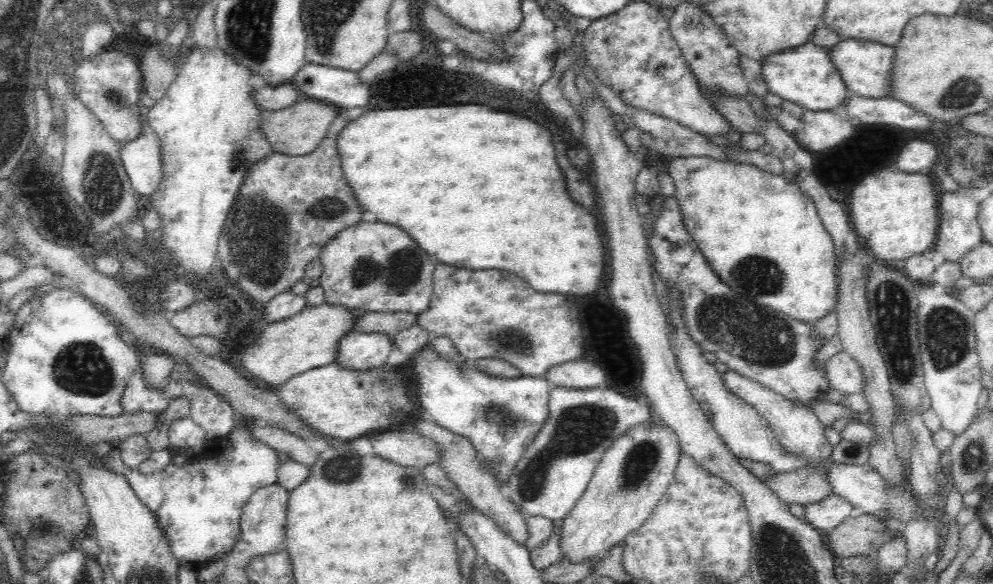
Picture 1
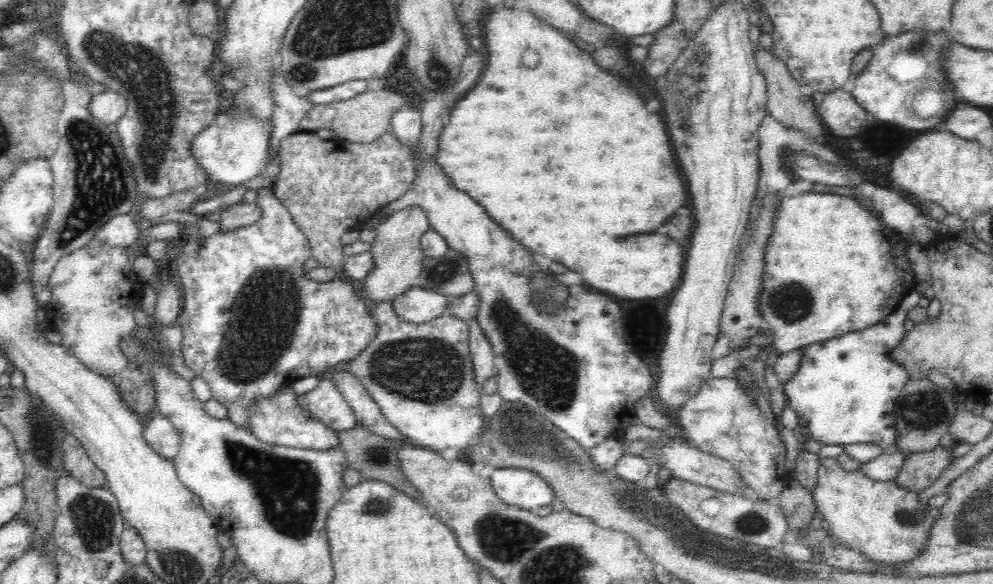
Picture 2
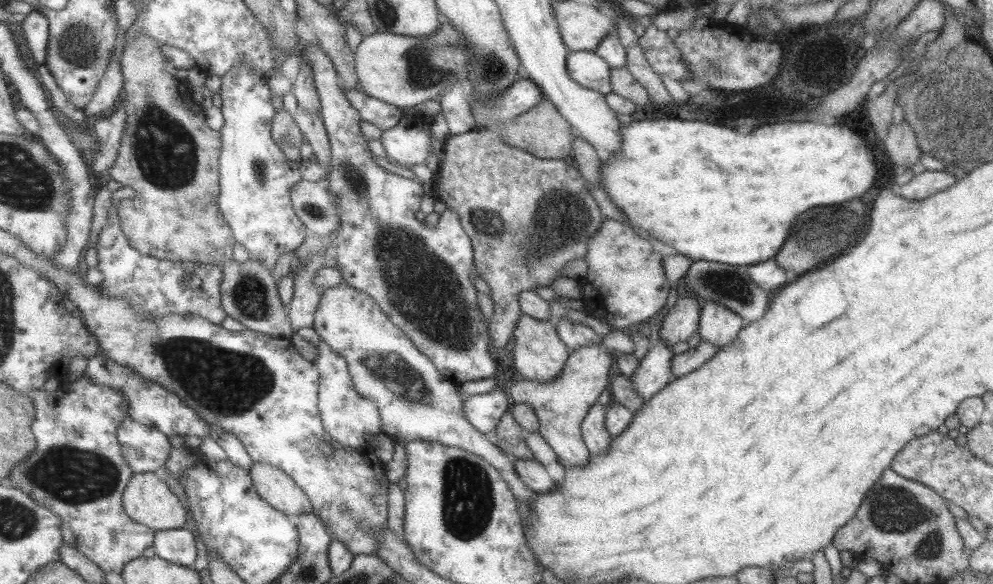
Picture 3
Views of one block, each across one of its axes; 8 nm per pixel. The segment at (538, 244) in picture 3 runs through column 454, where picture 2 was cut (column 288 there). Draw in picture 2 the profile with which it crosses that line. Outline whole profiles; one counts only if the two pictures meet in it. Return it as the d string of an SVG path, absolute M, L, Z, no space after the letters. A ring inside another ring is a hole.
M297 129L292 134L282 139L278 144L278 157L280 159L280 172L277 176L276 183L271 188L273 194L278 198L280 203L288 209L296 226L307 235L310 247L312 248L311 258L316 259L320 263L320 267L331 268L336 271L337 274L341 273L342 264L345 262L346 258L342 253L343 245L340 243L340 236L342 236L344 232L356 228L359 223L366 222L372 217L377 216L381 211L381 207L384 205L389 205L392 201L398 200L398 198L404 194L404 191L408 190L415 175L413 156L411 155L410 149L405 144L402 144L391 132L379 136L374 142L362 144L359 142L344 141L338 138L322 140L322 138L316 135L315 131L300 131Z

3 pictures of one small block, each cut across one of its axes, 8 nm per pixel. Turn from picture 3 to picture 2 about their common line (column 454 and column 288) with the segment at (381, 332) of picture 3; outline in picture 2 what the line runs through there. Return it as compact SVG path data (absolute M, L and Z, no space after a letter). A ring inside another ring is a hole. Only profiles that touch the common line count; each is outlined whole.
M292 382L279 386L271 395L254 399L247 406L245 418L256 438L271 445L324 450L336 447L340 442L339 431L329 428L320 418L300 405L300 396L292 390Z

